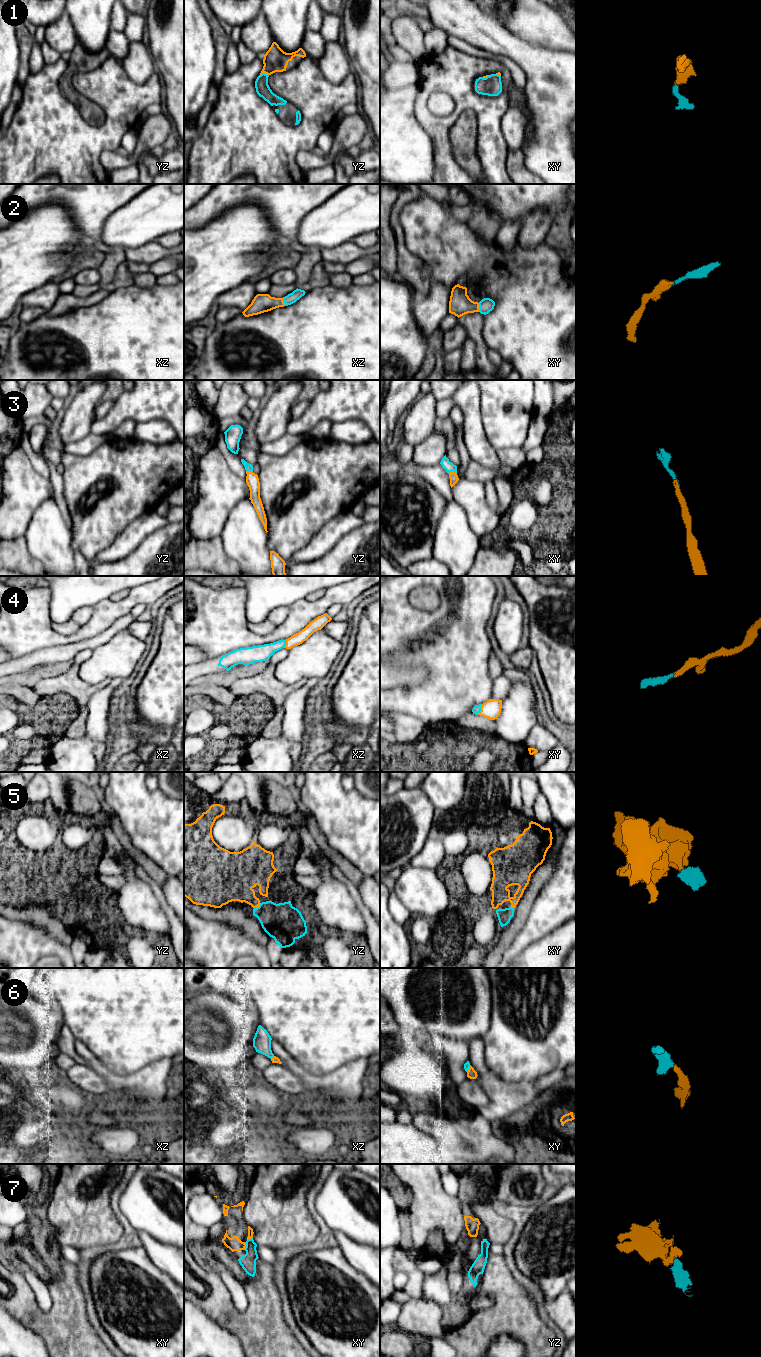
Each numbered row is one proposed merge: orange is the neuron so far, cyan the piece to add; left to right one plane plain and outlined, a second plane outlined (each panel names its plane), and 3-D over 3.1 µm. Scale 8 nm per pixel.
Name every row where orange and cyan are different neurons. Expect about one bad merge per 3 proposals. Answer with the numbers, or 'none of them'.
none of them

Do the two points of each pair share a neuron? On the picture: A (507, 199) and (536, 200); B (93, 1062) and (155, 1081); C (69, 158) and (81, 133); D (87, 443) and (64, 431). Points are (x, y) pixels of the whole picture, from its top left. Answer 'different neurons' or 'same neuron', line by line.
A: same neuron
B: same neuron
C: same neuron
D: different neurons

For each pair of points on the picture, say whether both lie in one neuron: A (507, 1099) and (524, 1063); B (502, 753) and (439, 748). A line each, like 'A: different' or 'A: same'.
A: different
B: same

